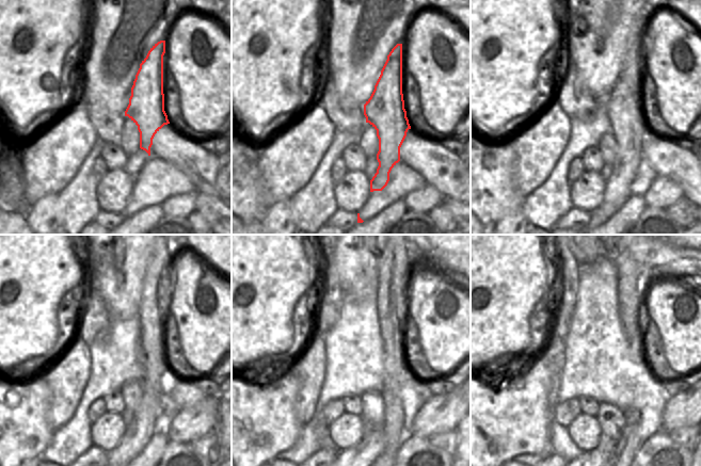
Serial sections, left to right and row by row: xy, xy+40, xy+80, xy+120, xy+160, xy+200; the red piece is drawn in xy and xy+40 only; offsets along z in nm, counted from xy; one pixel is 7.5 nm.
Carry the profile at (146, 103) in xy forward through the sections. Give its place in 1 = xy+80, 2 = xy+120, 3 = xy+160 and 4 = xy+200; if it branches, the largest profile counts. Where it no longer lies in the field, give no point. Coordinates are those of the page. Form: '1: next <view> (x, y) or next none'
1: next xy+80 (624, 110)
2: next xy+120 (154, 414)
3: next xy+160 (375, 451)
4: next xy+200 (624, 450)

